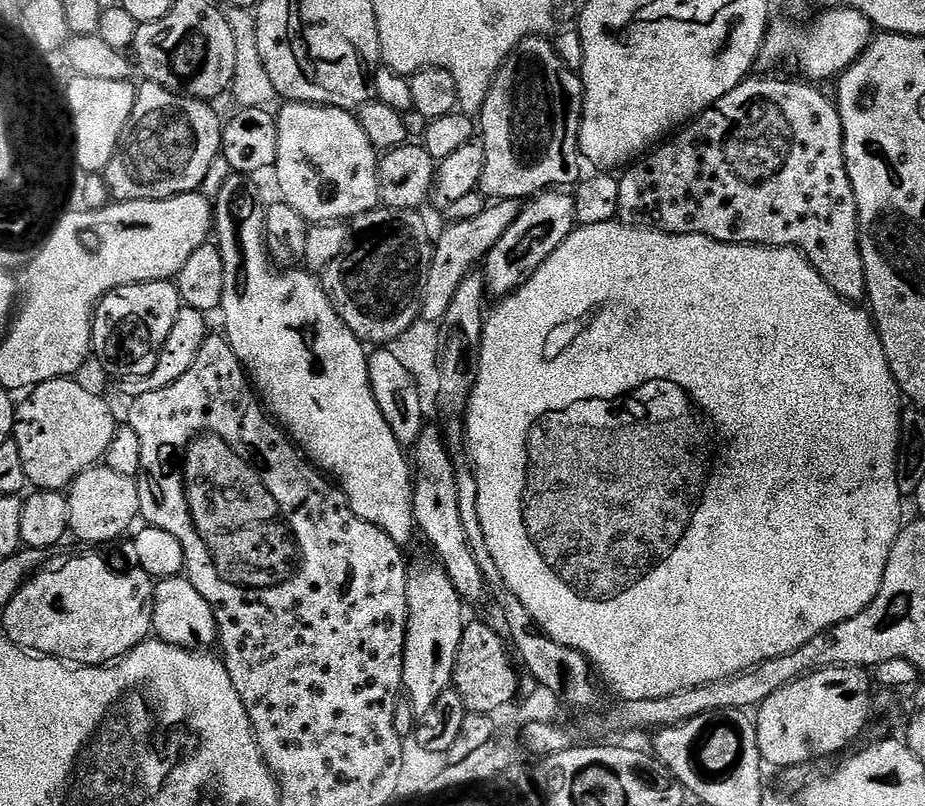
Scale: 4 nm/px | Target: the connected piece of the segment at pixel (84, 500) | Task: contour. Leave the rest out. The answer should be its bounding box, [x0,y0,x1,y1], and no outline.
[66,466,140,544]

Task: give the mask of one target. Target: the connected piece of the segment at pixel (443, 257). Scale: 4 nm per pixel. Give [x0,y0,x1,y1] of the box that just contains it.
[418,200,521,326]

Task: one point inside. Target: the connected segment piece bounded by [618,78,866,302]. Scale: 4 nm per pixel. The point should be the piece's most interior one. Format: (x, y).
(765, 165)

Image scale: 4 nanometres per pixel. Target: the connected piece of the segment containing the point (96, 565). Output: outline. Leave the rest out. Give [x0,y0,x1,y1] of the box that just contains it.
[2,556,153,666]

